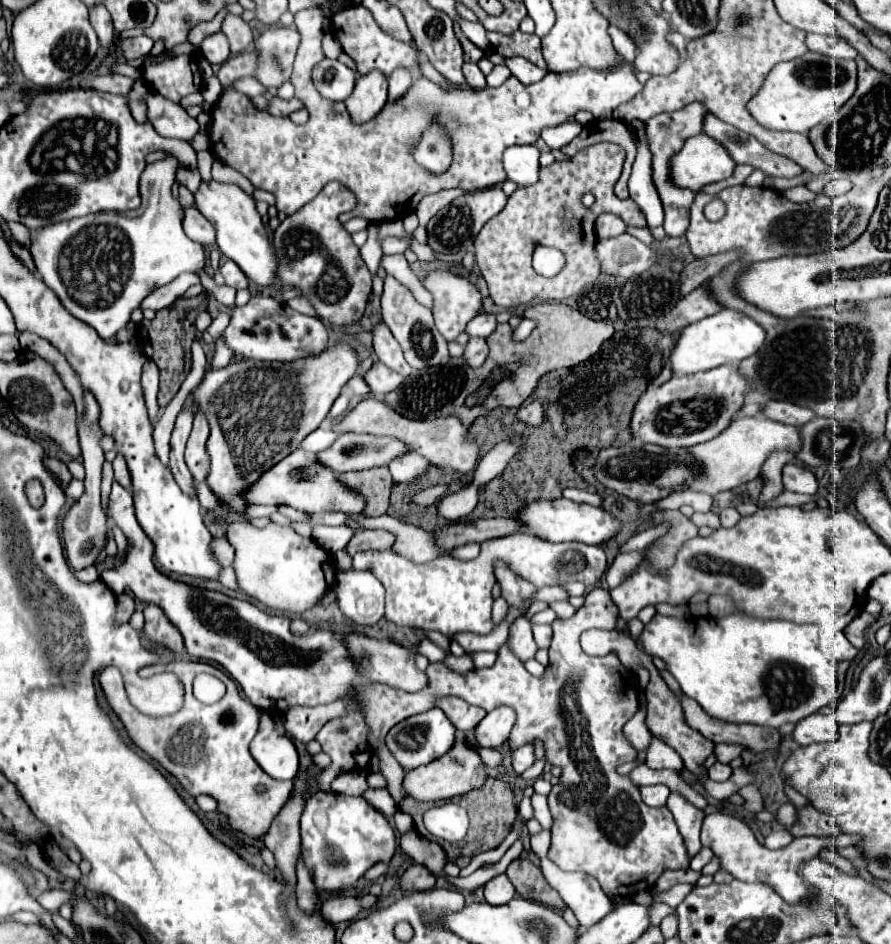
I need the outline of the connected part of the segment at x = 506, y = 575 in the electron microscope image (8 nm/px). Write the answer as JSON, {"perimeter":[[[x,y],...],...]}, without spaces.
{"perimeter":[[[494,561],[494,565],[496,579],[500,579],[502,585],[502,597],[508,601],[508,605],[522,605],[522,601],[534,593],[534,585],[520,579],[520,575],[516,575],[514,571],[510,571],[510,565],[498,561]]]}

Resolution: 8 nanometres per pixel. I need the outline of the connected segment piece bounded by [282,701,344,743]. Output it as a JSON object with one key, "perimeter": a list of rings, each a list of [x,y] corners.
{"perimeter":[[[340,701],[332,703],[332,705],[318,705],[318,707],[294,707],[290,709],[282,721],[284,721],[284,727],[286,731],[302,741],[302,743],[308,743],[314,739],[314,735],[320,731],[320,727],[334,719],[334,717],[340,717],[344,713],[344,707]]]}

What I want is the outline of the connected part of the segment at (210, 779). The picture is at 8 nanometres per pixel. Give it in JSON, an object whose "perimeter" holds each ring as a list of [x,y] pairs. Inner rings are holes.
{"perimeter":[[[170,661],[170,663],[158,663],[150,665],[138,671],[138,675],[152,677],[156,673],[174,673],[186,687],[186,699],[184,707],[168,717],[148,717],[140,713],[130,699],[126,697],[124,679],[118,667],[106,667],[98,681],[106,693],[106,699],[118,719],[124,723],[130,739],[152,759],[156,759],[168,773],[172,773],[182,787],[190,795],[212,795],[218,801],[218,811],[228,817],[228,823],[232,829],[242,831],[252,837],[260,837],[268,831],[270,823],[278,815],[278,811],[288,801],[292,781],[274,781],[270,775],[266,775],[260,765],[254,761],[254,757],[248,751],[250,741],[254,739],[258,725],[260,725],[260,711],[250,705],[246,699],[240,697],[236,683],[214,665],[208,665],[204,661]],[[200,673],[210,673],[224,681],[226,695],[212,705],[200,703],[192,695],[192,681]],[[260,785],[264,791],[260,793]]]}

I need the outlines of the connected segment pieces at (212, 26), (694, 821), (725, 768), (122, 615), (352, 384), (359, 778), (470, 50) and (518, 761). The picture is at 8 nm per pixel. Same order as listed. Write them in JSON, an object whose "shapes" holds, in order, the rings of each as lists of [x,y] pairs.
{"shapes":[[[[220,11],[212,21],[206,21],[206,23],[200,23],[200,25],[196,25],[192,31],[190,31],[190,35],[188,35],[188,41],[190,43],[194,43],[196,47],[202,43],[202,39],[204,37],[208,37],[208,35],[214,35],[214,33],[218,33],[218,31],[222,31],[222,19],[226,17],[226,11]]],[[[670,793],[668,797],[668,809],[672,811],[674,819],[676,819],[676,825],[686,841],[686,849],[688,849],[688,855],[696,855],[702,847],[700,843],[700,825],[702,825],[702,819],[704,819],[704,813],[694,807],[686,797],[682,797],[680,793]]],[[[718,761],[708,769],[708,777],[712,781],[726,781],[730,775],[732,775],[730,765],[724,765],[724,763],[718,763]]],[[[128,593],[118,595],[118,621],[124,623],[130,619],[130,615],[134,613],[134,599]]],[[[352,377],[350,381],[348,381],[348,389],[352,391],[352,395],[358,395],[358,397],[366,397],[366,395],[370,395],[370,387],[366,385],[366,381],[362,379],[362,377]]],[[[358,769],[358,771],[346,773],[346,775],[338,775],[332,781],[331,789],[336,793],[342,793],[342,795],[362,795],[368,789],[366,777],[368,777],[368,769],[366,771]]],[[[456,23],[454,25],[454,31],[456,31],[456,35],[458,35],[458,39],[460,39],[460,43],[462,43],[462,47],[464,47],[464,53],[466,53],[466,59],[470,61],[470,63],[476,63],[476,61],[480,61],[482,57],[484,57],[484,51],[482,49],[478,49],[464,33],[462,33],[462,29],[460,29],[460,25]]],[[[526,743],[518,749],[514,749],[512,753],[512,767],[516,773],[524,773],[526,769],[530,769],[534,765],[536,757],[534,757],[534,745],[532,743]]]]}

